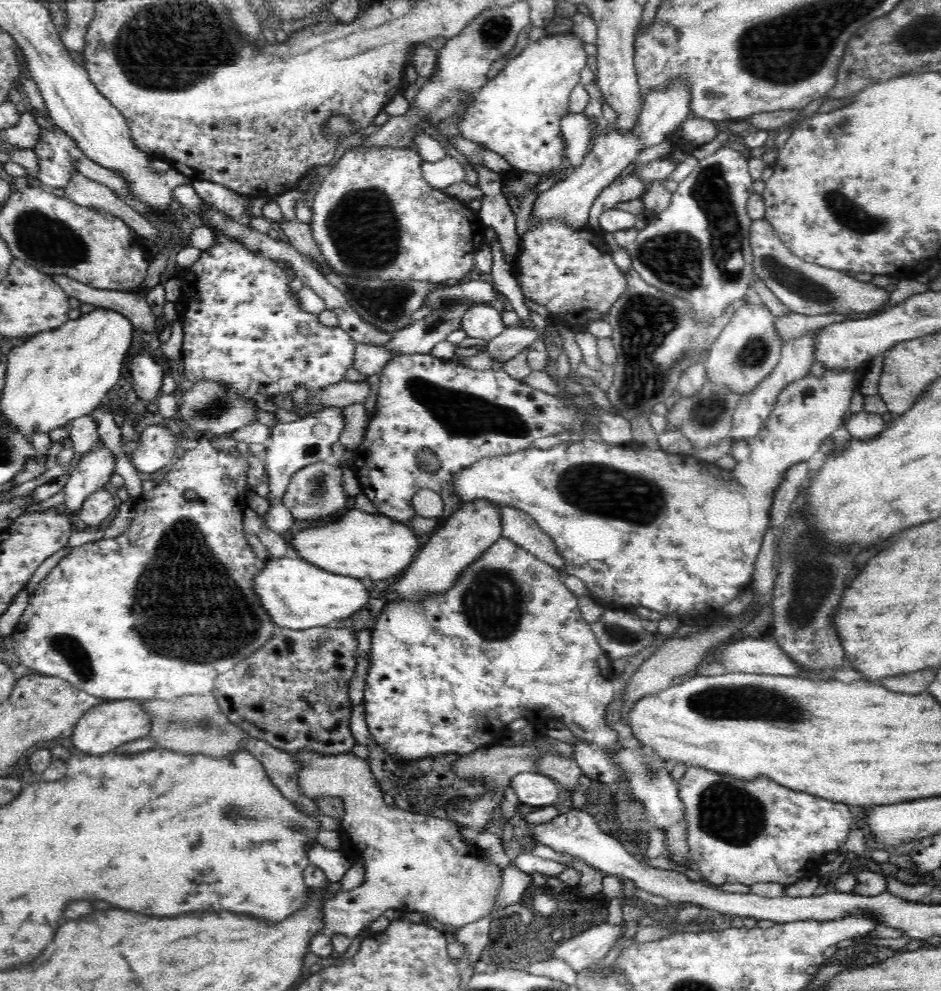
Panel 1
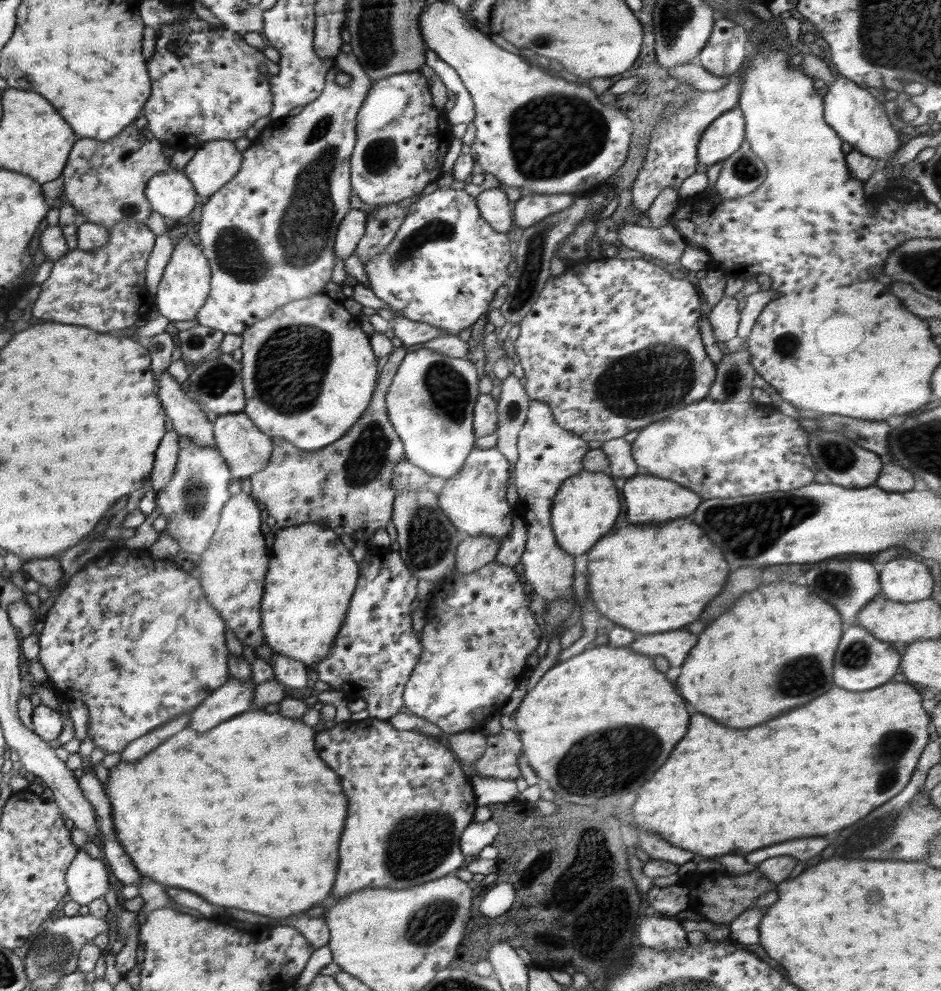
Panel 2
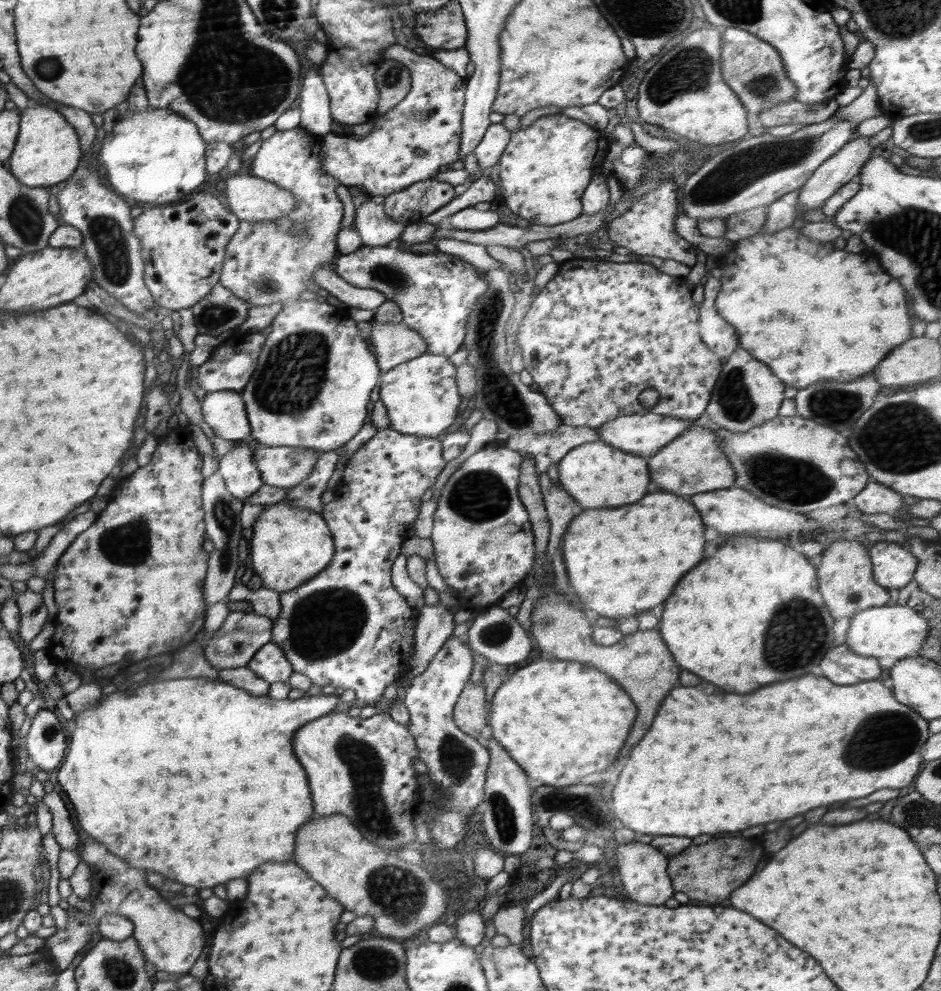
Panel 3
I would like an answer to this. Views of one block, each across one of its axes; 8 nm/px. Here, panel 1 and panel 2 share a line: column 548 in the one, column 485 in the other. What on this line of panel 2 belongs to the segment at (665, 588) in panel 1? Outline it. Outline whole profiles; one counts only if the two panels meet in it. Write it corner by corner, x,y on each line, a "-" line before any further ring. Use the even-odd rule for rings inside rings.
475,446
466,457
464,466
453,477
447,478
446,485
437,495
438,505
450,523
470,536
493,536
496,540
500,540
500,543
507,538
512,530
515,515
506,498
508,467
507,458
496,447
482,449

